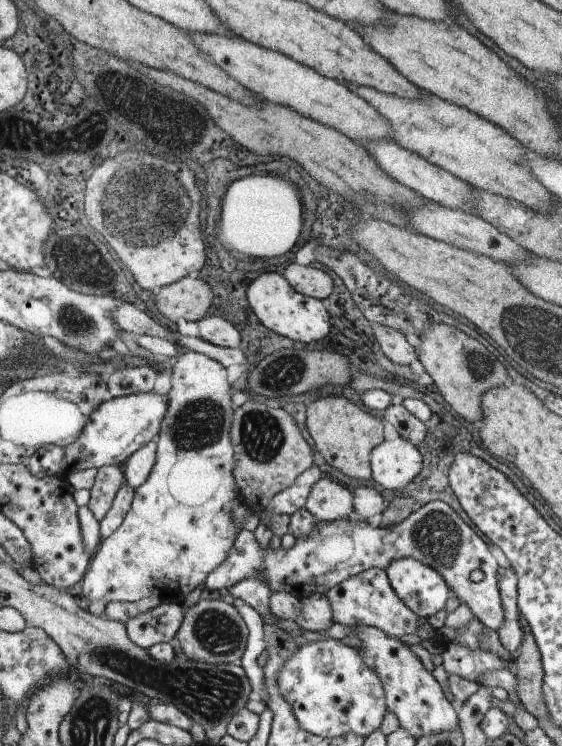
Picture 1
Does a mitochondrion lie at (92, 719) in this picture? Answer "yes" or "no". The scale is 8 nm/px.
yes

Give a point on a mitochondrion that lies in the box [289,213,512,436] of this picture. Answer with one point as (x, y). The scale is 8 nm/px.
(475, 364)

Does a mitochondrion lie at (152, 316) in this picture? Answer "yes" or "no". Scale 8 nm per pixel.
no

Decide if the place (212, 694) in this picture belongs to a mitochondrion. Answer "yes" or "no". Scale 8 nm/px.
yes

